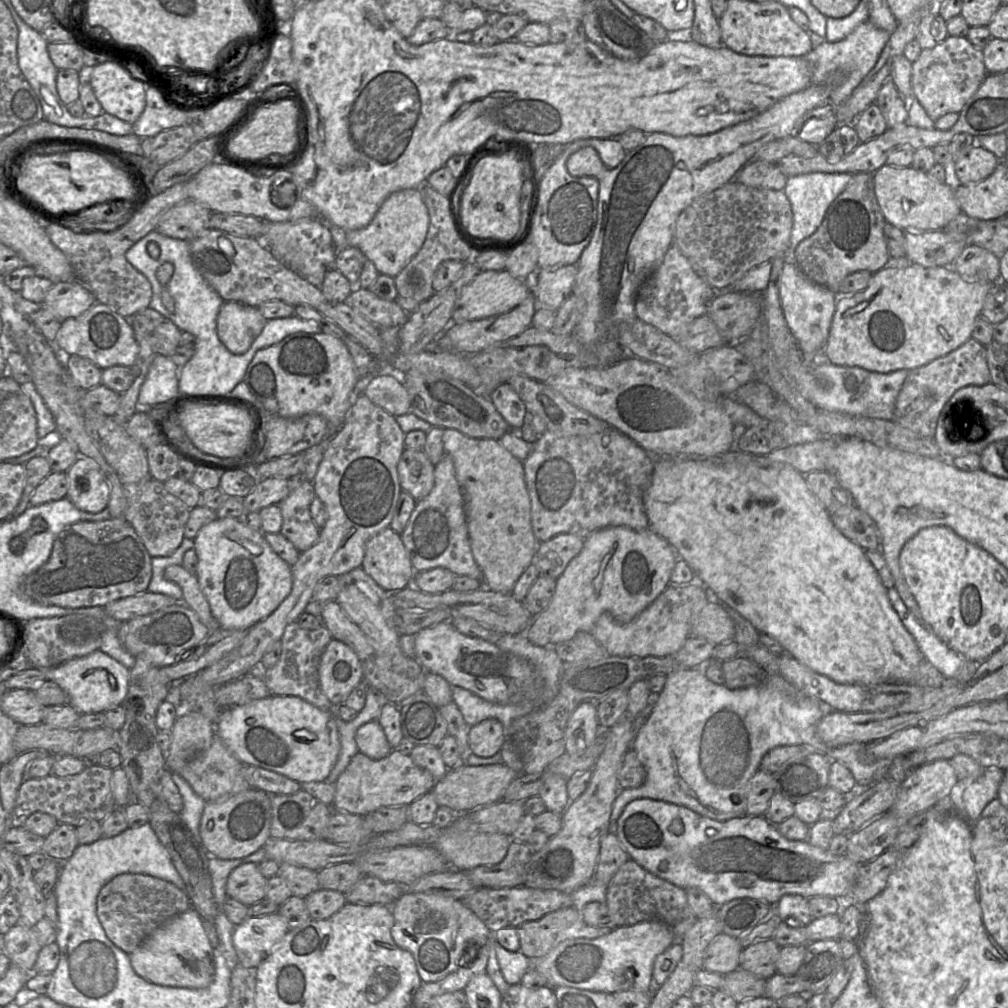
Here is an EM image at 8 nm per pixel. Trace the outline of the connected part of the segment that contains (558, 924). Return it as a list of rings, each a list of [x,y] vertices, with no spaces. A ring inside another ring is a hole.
[[[574,906],[548,913],[538,920],[524,922],[516,930],[520,943],[519,951],[530,959],[545,956],[567,940],[592,940],[602,936],[599,928],[584,922]]]

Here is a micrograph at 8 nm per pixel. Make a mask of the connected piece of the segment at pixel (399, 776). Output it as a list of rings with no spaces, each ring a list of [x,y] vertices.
[[[393,749],[385,758],[374,760],[361,752],[356,753],[335,785],[332,809],[365,816],[380,808],[408,806],[430,792],[437,780],[426,769],[418,766],[409,755]]]

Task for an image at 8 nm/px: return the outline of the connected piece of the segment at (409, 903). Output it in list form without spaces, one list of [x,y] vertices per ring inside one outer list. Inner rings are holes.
[[[405,891],[391,906],[394,916],[392,937],[395,943],[409,951],[415,960],[423,983],[437,982],[460,966],[466,966],[477,957],[460,961],[467,946],[481,947],[492,938],[492,932],[462,900],[429,893]]]

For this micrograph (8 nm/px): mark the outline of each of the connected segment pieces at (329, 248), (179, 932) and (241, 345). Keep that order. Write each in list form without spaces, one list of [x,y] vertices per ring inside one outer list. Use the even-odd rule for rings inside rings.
[[[320,217],[267,223],[267,231],[255,239],[260,240],[274,258],[316,287],[322,285],[326,273],[334,268],[338,250],[333,227]]]
[[[192,907],[158,927],[129,957],[135,973],[156,985],[203,989],[215,978],[214,949],[204,921]]]
[[[226,301],[218,313],[217,334],[231,353],[243,354],[261,333],[266,321],[258,307]]]

